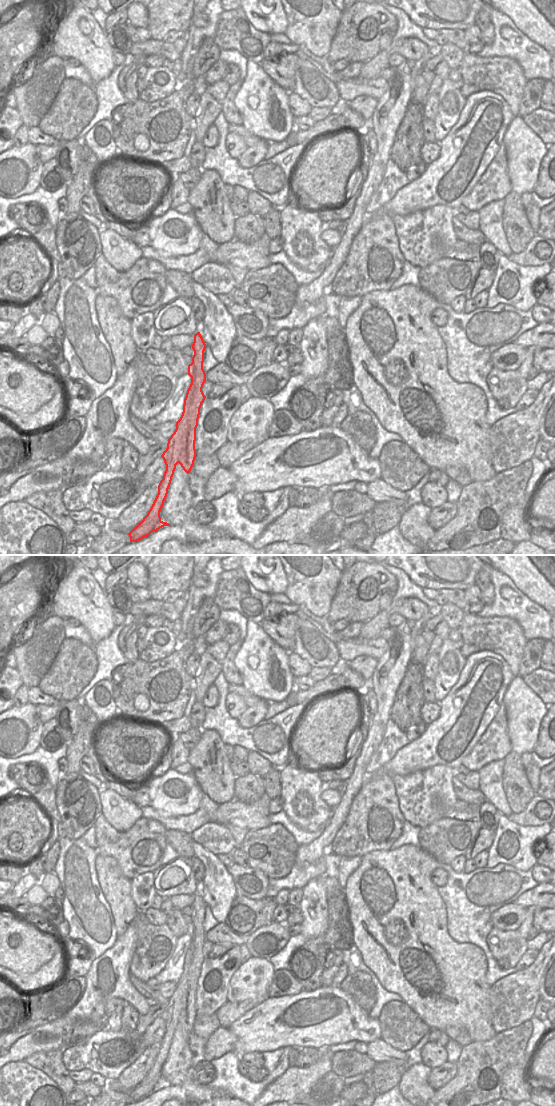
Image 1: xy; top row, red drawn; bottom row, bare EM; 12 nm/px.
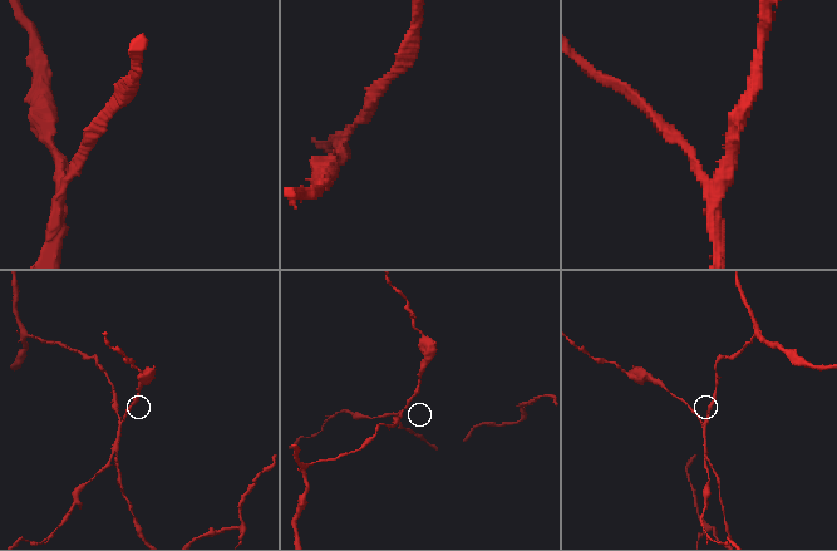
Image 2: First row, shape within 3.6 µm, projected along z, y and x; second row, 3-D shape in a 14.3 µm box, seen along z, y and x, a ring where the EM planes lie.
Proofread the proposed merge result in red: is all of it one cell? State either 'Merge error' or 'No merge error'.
Merge error

